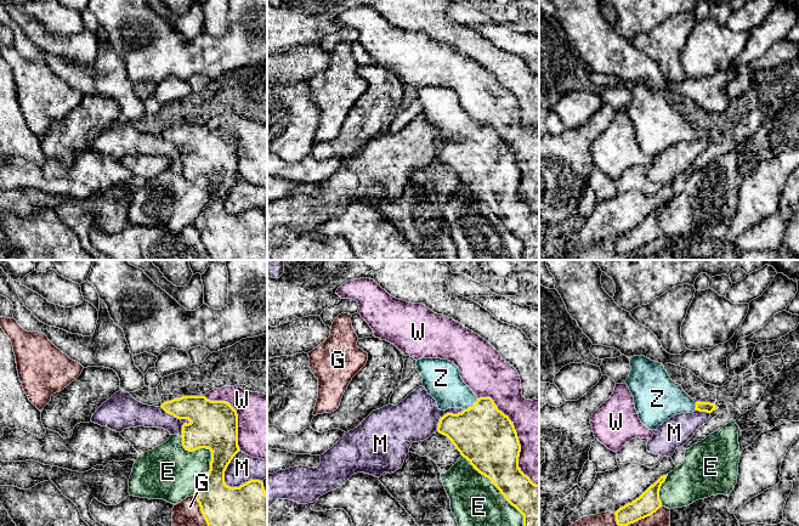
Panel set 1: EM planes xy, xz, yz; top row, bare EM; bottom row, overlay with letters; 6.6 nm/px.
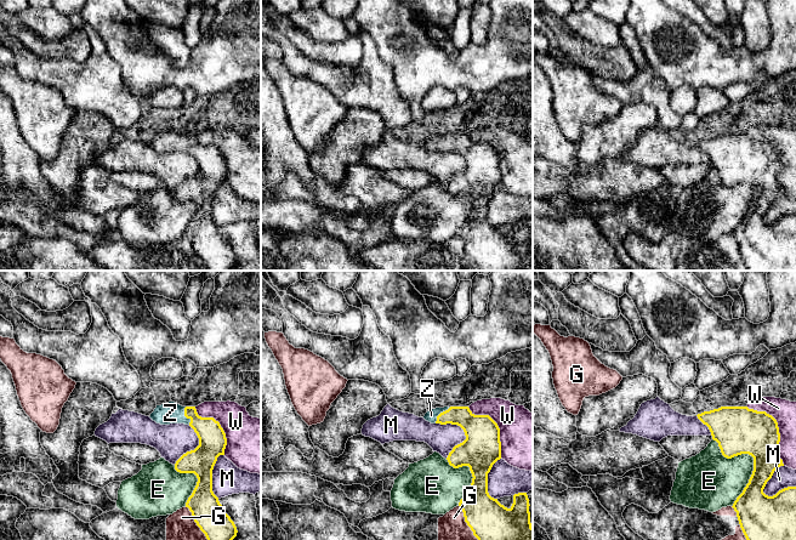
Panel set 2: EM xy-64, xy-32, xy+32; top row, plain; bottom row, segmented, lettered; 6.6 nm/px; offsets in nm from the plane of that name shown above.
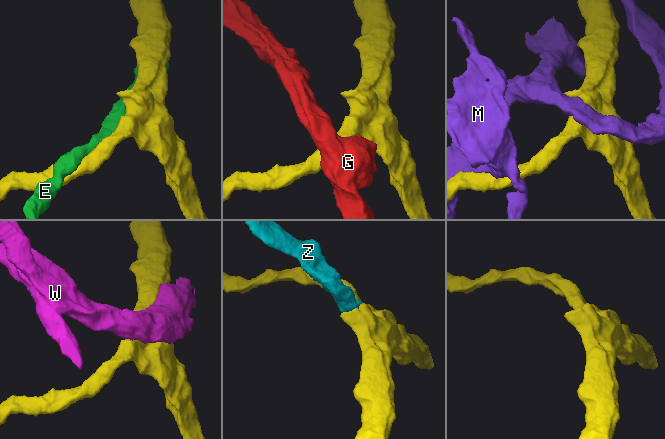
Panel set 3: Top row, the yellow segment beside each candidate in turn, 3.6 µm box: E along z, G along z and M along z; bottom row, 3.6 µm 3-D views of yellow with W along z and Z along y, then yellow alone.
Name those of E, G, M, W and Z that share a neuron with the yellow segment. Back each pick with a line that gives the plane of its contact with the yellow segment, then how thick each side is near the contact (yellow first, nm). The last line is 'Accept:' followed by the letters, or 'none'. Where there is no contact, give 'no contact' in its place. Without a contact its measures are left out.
Z: xz | 380/240 nm
Accept: Z

